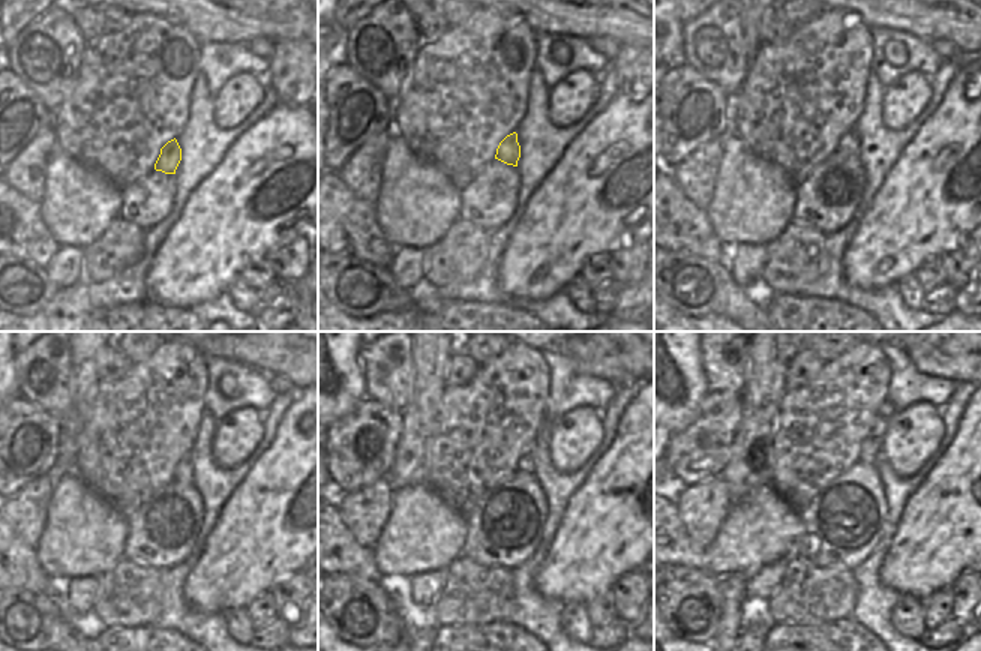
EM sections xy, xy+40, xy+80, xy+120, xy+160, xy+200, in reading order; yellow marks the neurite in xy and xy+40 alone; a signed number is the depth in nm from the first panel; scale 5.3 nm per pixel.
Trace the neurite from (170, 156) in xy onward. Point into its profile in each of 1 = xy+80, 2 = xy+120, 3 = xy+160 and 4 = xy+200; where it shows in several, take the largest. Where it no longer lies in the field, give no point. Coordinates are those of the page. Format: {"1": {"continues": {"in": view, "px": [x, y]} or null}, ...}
{"1": {"continues": {"in": "xy+80", "px": [849, 143]}}, "2": {"continues": {"in": "xy+120", "px": [183, 473]}}, "3": {"continues": {"in": "xy+160", "px": [525, 464]}}, "4": {"continues": {"in": "xy+200", "px": [870, 449]}}}

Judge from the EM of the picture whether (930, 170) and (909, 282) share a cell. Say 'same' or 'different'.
different

